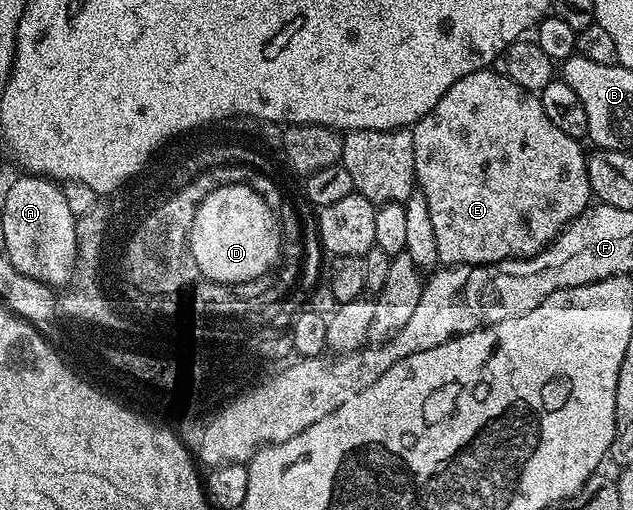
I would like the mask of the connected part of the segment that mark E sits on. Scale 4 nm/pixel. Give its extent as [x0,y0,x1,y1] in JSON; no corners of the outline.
[411,68,592,266]

